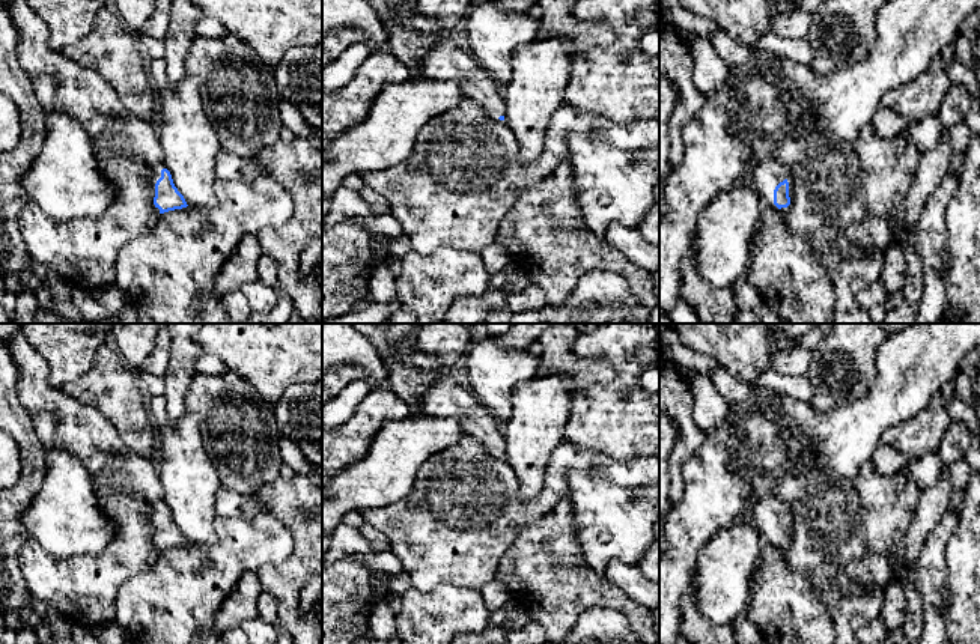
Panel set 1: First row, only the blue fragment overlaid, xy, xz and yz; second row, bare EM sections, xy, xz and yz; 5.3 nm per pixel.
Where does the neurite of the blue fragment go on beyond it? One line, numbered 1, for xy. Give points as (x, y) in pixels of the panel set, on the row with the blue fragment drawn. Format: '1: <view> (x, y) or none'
1: xy (155, 175)

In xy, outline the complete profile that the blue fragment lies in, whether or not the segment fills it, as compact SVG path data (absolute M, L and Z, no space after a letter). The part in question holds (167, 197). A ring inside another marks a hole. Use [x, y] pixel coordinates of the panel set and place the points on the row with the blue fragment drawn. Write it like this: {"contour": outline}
{"contour": "M164 163L154 167L151 184L155 190L154 205L160 214L188 206Z"}

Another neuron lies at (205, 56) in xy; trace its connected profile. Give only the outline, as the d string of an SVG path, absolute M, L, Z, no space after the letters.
M229 33L221 39L194 36L185 57L184 71L200 81L203 110L214 126L221 149L239 155L256 155L280 138L278 90L272 68L238 36Z

